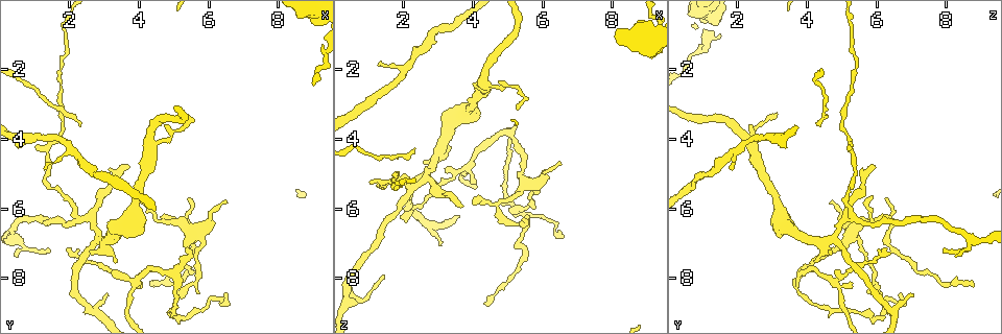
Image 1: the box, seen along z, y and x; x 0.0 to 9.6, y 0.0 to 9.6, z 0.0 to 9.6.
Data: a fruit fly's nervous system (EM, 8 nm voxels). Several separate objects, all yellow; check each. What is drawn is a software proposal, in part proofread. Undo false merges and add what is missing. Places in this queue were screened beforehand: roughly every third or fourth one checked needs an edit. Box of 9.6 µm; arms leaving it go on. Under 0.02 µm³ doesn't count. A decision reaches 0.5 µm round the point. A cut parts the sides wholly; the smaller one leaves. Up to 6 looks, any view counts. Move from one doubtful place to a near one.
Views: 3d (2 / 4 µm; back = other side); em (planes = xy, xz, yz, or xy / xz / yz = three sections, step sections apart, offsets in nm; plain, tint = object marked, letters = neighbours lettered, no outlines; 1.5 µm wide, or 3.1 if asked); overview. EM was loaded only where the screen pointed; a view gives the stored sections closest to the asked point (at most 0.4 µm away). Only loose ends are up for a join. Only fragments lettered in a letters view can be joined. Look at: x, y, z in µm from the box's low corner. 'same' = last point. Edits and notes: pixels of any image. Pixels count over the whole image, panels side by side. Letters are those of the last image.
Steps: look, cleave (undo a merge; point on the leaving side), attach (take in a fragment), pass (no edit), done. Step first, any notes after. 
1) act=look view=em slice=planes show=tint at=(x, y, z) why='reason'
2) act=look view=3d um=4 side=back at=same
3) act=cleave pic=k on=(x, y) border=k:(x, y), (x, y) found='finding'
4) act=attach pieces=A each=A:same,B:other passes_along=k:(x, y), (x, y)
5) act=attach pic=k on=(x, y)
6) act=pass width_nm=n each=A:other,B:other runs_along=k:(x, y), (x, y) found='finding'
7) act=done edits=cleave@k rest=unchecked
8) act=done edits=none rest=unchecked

act=look view=em slice=planes show=letters at=(4.40, 8.25, 8.75) why='free end'

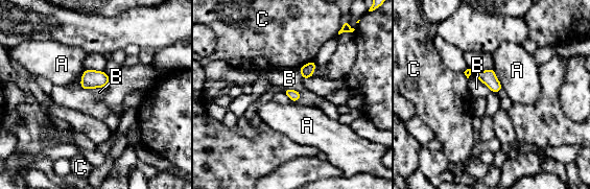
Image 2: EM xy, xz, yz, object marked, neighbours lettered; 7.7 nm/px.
act=pass each=A:other,B:other,C:other border=2:(285, 88), (297, 90), (301, 97) found='none of them fits'

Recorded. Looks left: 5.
act=look view=em slice=xz step=4 show=letters at=(1.40, 7.20, 7.95) why='tapers out'

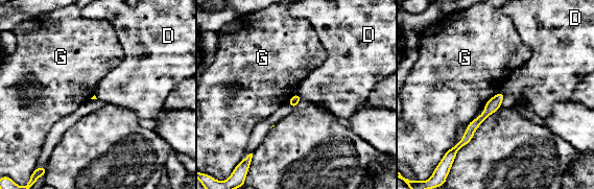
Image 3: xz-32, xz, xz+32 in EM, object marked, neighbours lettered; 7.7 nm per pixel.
act=pass each=D:other,G:other border=3:(500, 91), (482, 107) found='none of them fits'

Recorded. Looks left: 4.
act=look view=em slice=planes show=letters at=(4.05, 5.70, 5.95) why='thin end'

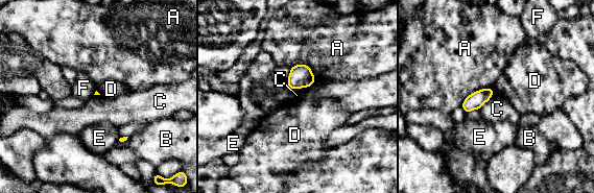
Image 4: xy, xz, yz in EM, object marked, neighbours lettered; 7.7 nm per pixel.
act=pass each=A:other,B:other,C:other,D:other,E:other,F:other border=4:(494, 94), (479, 110) found='no lettered fragment goes on from it'

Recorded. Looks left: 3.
act=done edits=none rest=unchecked

